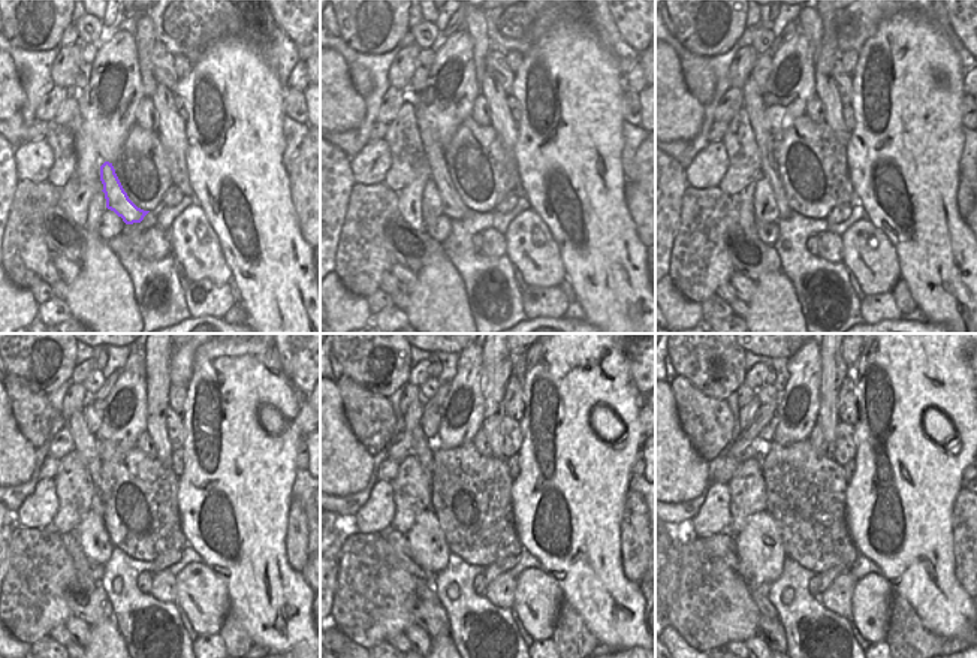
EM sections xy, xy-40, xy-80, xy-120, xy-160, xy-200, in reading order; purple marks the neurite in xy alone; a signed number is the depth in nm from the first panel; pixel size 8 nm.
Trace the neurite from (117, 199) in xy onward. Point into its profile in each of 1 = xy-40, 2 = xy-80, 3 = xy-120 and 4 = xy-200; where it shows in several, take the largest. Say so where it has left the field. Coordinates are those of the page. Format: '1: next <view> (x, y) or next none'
1: next xy-40 (452, 207)
2: next xy-80 (753, 103)
3: next xy-120 (86, 444)
4: next xy-200 (748, 411)

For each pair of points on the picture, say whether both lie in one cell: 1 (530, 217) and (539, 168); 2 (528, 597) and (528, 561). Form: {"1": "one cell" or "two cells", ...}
{"1": "two cells", "2": "two cells"}

